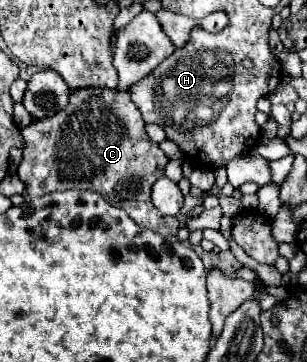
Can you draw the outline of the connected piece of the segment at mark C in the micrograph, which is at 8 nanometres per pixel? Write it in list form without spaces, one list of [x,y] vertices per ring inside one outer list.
[[[75,89],[63,111],[33,121],[21,133],[25,149],[17,173],[25,183],[25,201],[53,191],[95,191],[107,203],[123,207],[139,225],[163,237],[177,235],[179,221],[175,217],[163,217],[151,203],[151,187],[165,173],[169,157],[145,133],[145,121],[131,101],[129,89]]]

